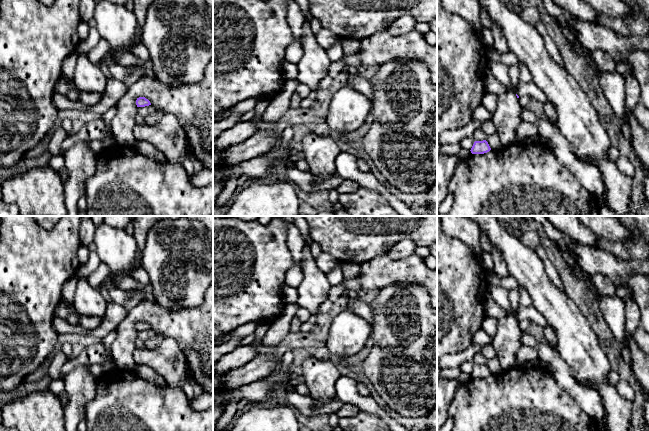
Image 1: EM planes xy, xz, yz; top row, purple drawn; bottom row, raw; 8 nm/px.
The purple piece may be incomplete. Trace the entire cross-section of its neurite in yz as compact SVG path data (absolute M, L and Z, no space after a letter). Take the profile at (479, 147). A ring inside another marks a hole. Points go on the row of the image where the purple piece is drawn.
M486 140L483 141L475 141L472 148L471 153L472 154L484 154L491 150L488 142Z

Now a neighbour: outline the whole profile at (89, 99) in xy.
M80 91L78 100L82 104L90 107L97 104L101 100L101 97L102 97L102 93L99 94L99 93L88 93L88 92Z

